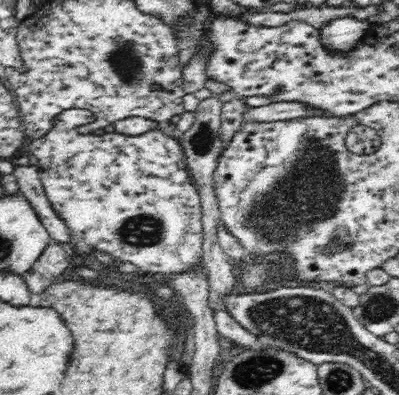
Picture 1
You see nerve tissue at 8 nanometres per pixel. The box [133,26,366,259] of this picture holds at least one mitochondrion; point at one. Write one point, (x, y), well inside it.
(302, 195)

